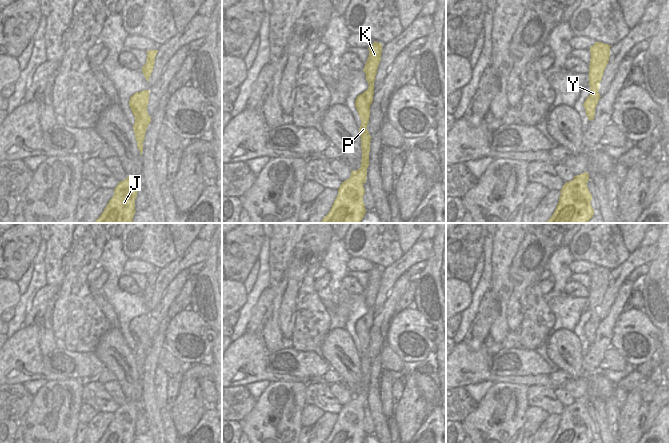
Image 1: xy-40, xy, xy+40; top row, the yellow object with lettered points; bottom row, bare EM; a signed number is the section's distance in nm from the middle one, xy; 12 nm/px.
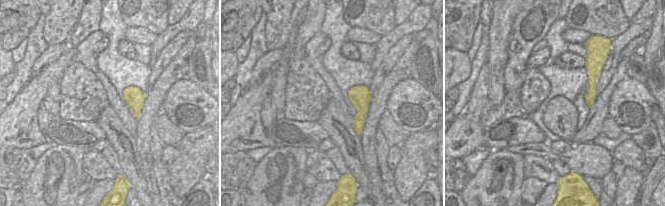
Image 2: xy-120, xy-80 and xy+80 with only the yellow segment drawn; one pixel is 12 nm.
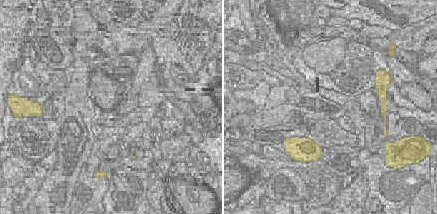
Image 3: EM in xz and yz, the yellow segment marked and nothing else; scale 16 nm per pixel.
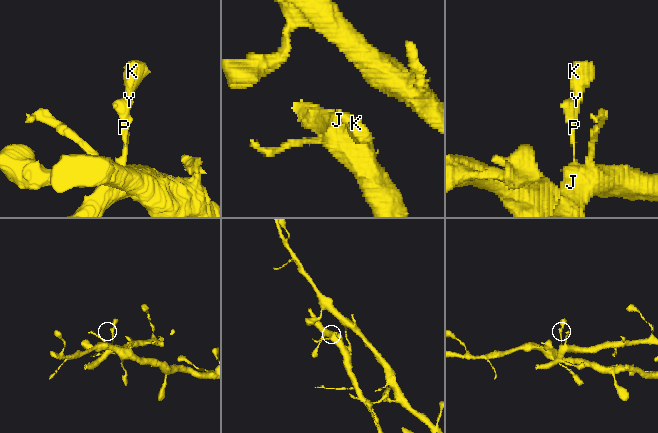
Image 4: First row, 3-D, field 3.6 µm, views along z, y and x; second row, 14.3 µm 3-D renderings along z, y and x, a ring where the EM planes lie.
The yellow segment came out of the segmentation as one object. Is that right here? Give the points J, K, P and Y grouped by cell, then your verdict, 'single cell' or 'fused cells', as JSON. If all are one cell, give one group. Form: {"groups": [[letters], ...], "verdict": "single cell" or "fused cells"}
{"groups": [["J", "K", "P", "Y"]], "verdict": "single cell"}

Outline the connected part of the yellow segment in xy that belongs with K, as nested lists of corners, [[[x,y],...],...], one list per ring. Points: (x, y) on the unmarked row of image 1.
[[[375,265],[368,273],[369,281],[363,295],[369,311],[355,324],[355,331],[361,343],[359,352],[362,373],[361,391],[356,395],[352,394],[350,402],[342,406],[329,437],[323,443],[363,443],[366,437],[363,426],[365,418],[363,409],[367,401],[372,362],[367,354],[367,349],[370,341],[370,330],[373,326],[375,300],[381,285],[382,268]]]

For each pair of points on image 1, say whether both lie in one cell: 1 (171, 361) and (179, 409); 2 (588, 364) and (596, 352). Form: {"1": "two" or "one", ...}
{"1": "two", "2": "one"}

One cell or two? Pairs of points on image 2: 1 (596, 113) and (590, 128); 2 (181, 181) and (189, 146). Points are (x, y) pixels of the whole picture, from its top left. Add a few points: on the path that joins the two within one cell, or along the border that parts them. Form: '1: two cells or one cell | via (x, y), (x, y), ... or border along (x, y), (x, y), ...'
1: one cell | via (595, 117), (593, 124)
2: one cell | via (185, 172), (189, 164), (189, 155)

